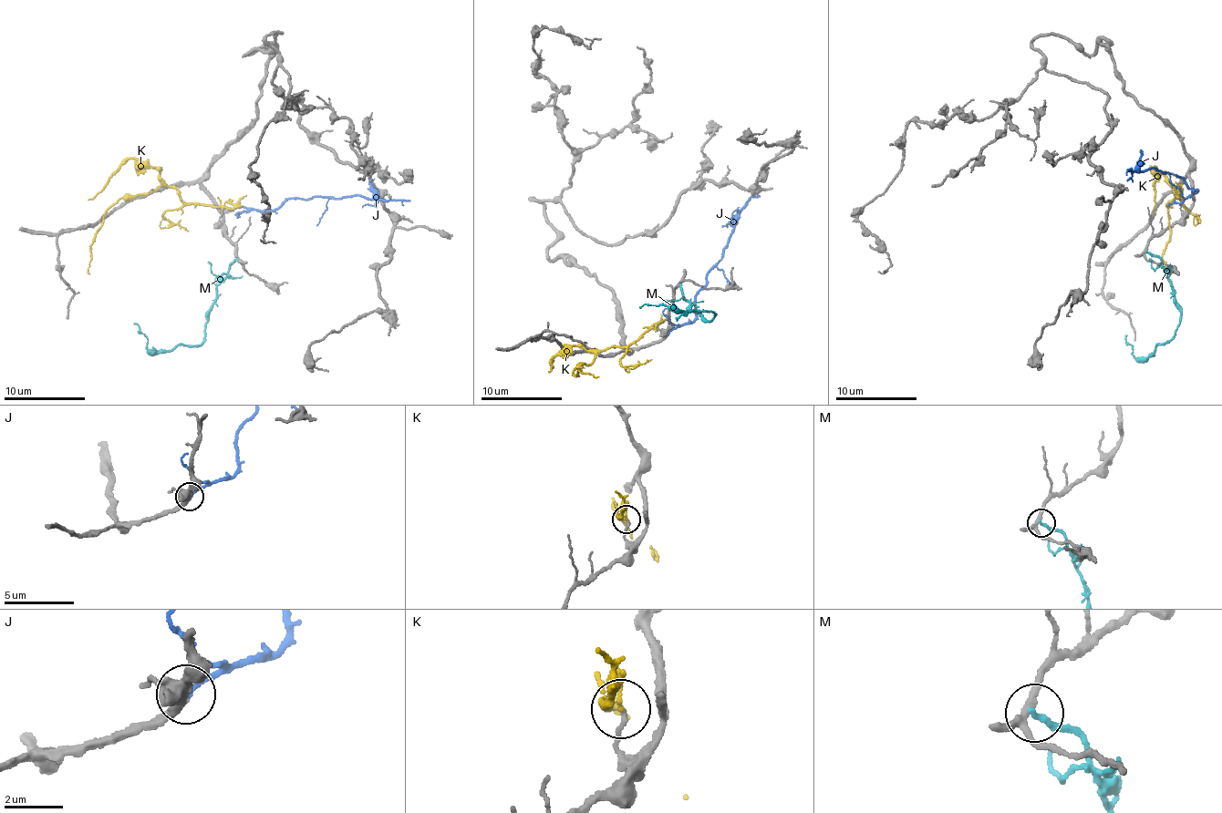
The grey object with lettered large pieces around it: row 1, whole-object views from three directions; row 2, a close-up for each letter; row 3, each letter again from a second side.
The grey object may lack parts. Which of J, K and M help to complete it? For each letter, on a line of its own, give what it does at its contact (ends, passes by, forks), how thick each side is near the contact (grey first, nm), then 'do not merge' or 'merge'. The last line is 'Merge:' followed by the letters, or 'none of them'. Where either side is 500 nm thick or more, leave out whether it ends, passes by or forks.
J: it ends there; 240 nm thick on the grey side, 190 nm on the other; merge
K: it ends there; 110 nm thick on the grey side, 110 nm on the other; do not merge
M: it ends there; 240 nm thick on the grey side, 190 nm on the other; do not merge
Merge: J

